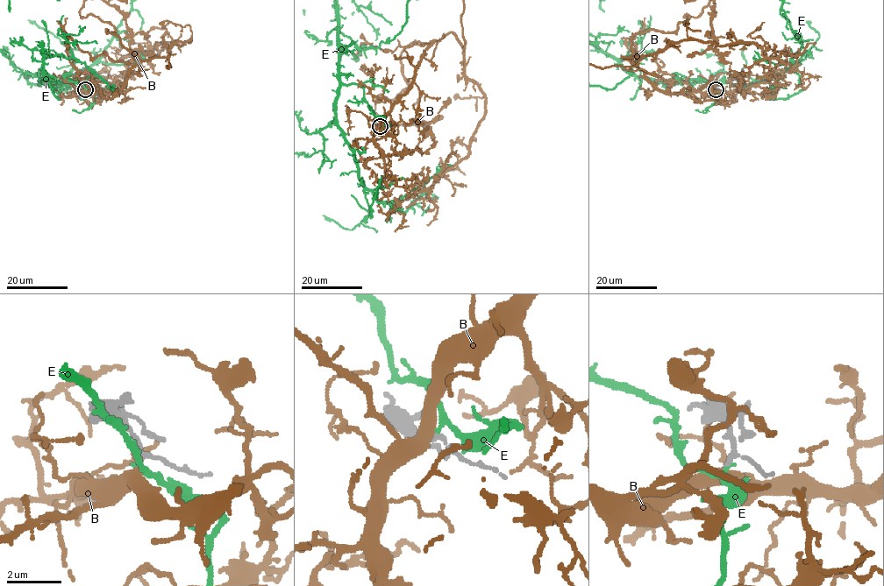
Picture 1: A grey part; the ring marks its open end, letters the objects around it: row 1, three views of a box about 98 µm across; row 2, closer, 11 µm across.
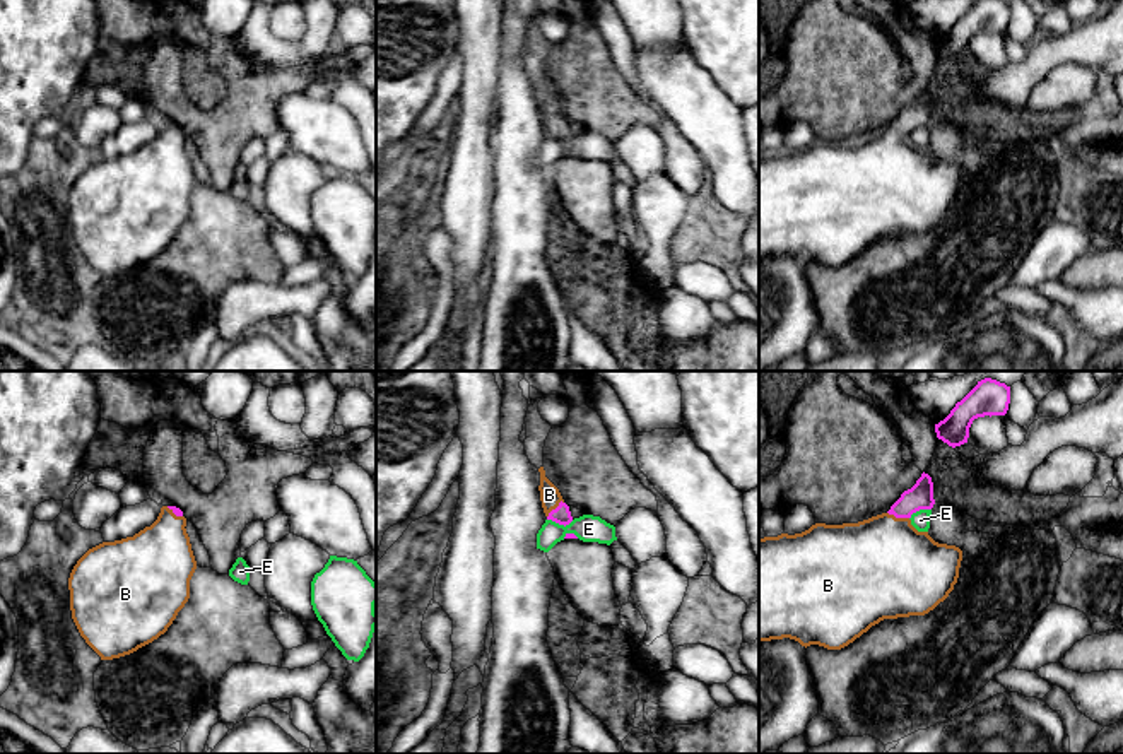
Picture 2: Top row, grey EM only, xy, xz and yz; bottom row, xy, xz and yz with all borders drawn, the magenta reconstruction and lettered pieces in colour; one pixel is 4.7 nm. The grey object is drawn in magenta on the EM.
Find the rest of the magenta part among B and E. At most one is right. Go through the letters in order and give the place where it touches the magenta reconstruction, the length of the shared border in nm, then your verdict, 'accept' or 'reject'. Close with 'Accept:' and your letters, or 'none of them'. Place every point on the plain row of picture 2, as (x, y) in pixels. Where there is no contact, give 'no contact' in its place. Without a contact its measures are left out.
B: contact yz (898, 134); length 110 nm; accept
E: contact xz (561, 141); length 130 nm; reject
Accept: B

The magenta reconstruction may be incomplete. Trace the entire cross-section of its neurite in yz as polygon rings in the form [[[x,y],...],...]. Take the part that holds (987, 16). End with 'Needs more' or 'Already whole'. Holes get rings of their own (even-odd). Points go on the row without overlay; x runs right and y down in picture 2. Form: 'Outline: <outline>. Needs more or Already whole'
Outline: [[[978,0],[950,31],[935,41],[937,55],[955,65],[967,60],[974,36],[1005,32],[1010,21],[1010,3],[1005,0]]]. Already whole

